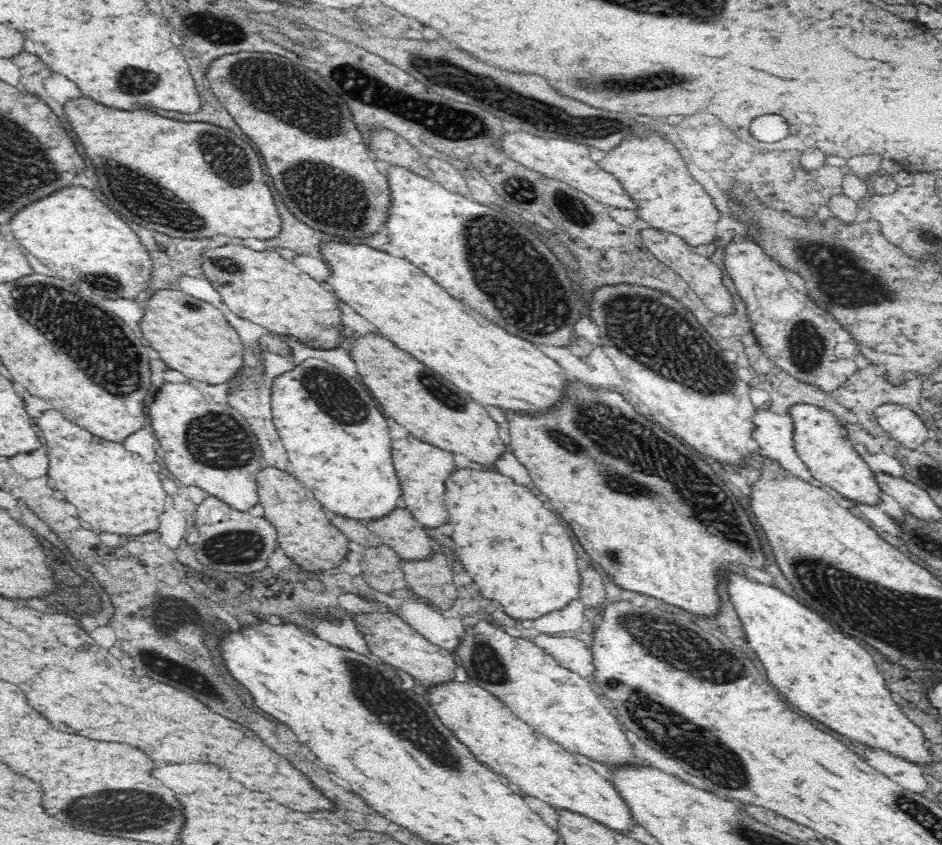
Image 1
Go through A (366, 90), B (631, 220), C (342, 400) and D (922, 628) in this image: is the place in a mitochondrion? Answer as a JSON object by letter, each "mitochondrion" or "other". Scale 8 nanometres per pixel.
{"A":"mitochondrion","B":"other","C":"mitochondrion","D":"mitochondrion"}

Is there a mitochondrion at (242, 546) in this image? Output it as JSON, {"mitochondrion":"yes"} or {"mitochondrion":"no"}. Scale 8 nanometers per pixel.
{"mitochondrion":"yes"}

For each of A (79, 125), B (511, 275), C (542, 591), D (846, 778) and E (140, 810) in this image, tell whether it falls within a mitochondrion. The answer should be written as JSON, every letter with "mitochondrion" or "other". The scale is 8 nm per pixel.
{"A":"other","B":"mitochondrion","C":"other","D":"other","E":"mitochondrion"}

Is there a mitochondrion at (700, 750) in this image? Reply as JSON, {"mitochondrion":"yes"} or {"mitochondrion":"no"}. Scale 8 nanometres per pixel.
{"mitochondrion":"yes"}

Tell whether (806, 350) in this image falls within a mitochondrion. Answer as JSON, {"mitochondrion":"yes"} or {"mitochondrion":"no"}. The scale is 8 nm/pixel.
{"mitochondrion":"yes"}

